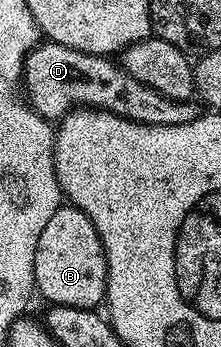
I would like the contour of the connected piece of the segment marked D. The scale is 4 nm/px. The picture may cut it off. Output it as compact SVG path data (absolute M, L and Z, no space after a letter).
M47 40L41 41L24 57L22 90L28 105L41 118L49 120L59 120L74 110L87 108L105 110L138 124L173 126L190 124L198 120L202 113L199 101L183 102L162 96L162 92L142 84L142 80L134 80L134 76L130 76L130 72L111 57L78 52Z

